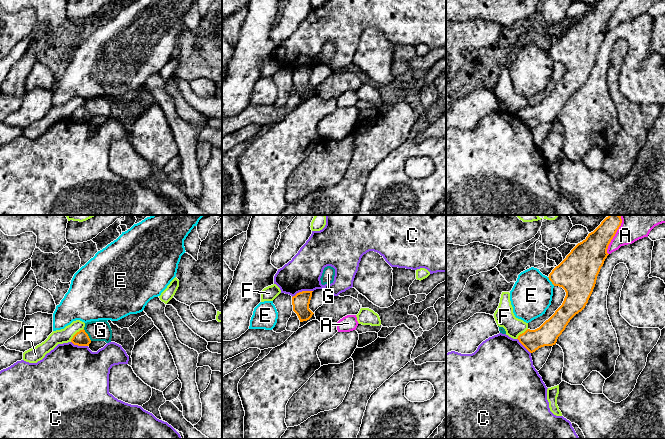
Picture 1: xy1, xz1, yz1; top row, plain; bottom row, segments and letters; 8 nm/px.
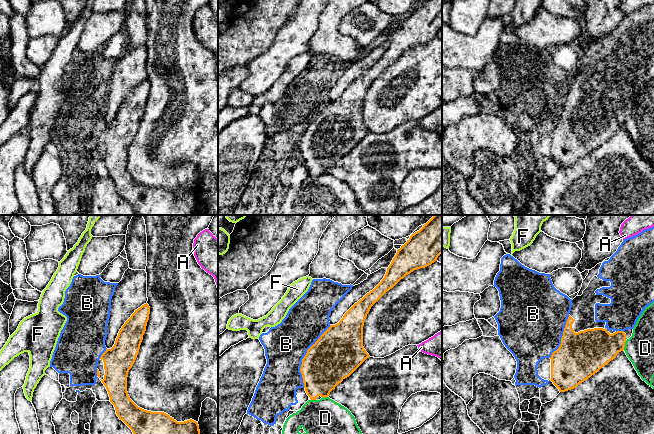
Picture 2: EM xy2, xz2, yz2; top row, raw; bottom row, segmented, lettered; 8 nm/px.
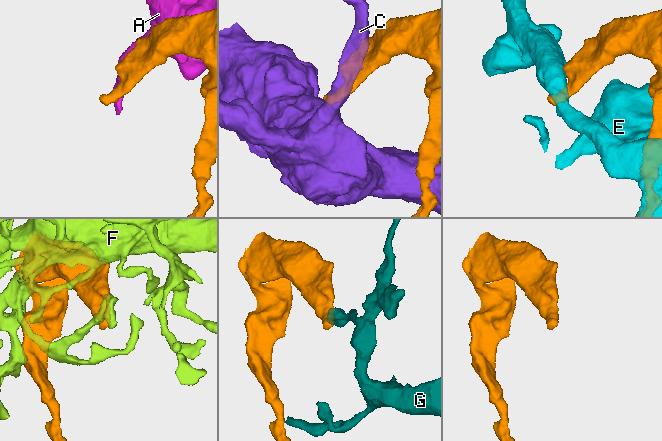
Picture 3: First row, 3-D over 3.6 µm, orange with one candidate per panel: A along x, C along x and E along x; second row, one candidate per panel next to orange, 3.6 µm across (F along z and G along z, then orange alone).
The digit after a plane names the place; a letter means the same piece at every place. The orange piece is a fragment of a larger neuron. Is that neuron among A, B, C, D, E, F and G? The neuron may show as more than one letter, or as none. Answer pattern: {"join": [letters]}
{"join": ["B"]}

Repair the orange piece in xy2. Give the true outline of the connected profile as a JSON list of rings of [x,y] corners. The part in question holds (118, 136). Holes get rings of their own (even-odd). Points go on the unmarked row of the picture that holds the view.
[[[146,79],[135,86],[120,105],[115,120],[101,131],[106,163],[116,190],[133,208],[135,215],[200,215],[199,201],[190,195],[177,198],[164,188],[151,188],[138,183],[127,168],[128,148],[132,144],[149,96]]]

